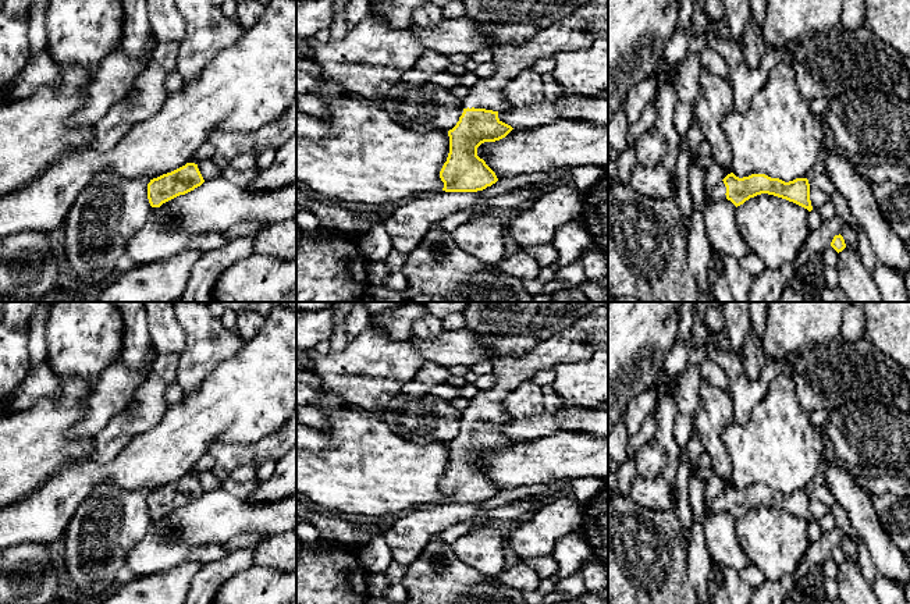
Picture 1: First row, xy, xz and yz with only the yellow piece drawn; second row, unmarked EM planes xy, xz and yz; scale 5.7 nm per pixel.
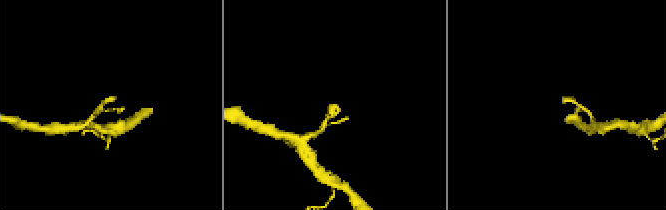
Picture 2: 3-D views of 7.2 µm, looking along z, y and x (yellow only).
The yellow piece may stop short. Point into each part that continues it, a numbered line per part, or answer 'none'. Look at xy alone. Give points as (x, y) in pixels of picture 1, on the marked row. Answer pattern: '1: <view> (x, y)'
none

